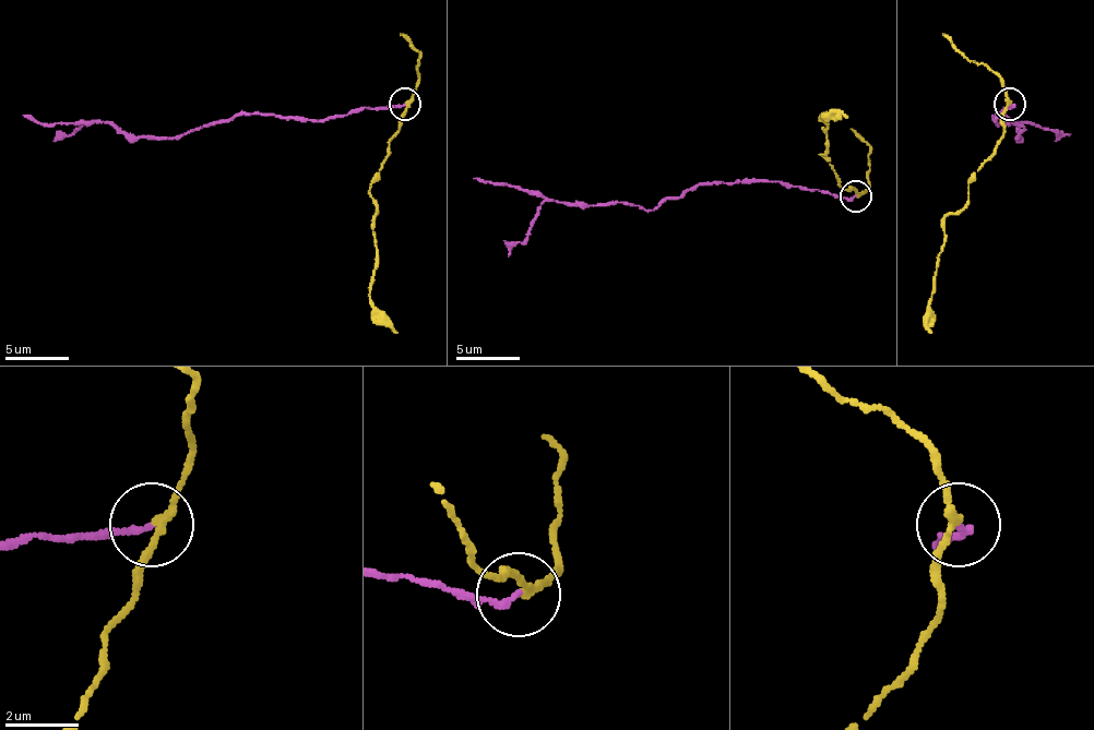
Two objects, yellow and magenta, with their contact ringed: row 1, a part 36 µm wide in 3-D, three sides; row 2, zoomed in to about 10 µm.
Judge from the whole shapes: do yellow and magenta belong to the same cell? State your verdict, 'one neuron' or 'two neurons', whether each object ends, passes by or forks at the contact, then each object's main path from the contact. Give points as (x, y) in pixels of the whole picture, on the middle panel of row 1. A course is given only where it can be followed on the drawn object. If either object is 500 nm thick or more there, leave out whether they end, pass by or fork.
two neurons; yellow passes by; magenta ends there; yellow runs (854, 194), (857, 192), (845, 189), (819, 153), (825, 150), (822, 131), (825, 131), (819, 118), (848, 118); magenta runs (854, 194), (835, 198), (777, 182), (694, 186), (650, 211), (625, 201), (544, 201), (512, 186), (474, 179)

